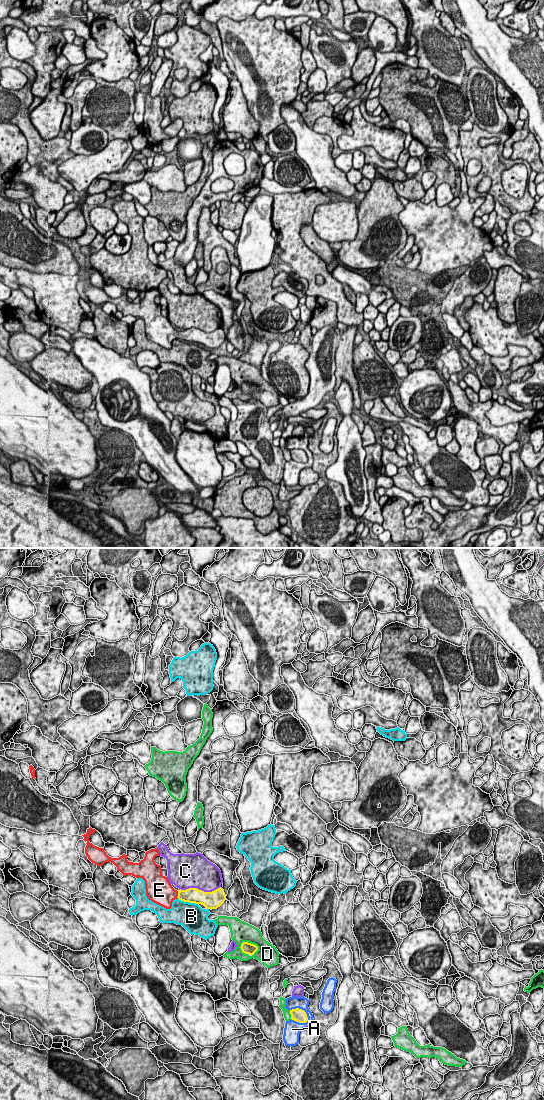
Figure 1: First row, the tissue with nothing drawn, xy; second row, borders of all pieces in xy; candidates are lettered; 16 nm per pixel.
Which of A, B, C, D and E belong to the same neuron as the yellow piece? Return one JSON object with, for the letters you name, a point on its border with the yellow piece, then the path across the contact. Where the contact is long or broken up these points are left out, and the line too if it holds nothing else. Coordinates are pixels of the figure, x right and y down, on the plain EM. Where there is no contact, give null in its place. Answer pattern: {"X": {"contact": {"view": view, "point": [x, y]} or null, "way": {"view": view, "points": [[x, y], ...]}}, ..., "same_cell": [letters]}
{"E": {"contact": {"view": "xy", "point": [178, 335]}, "way": {"view": "xy", "points": [[192, 335], [178, 335], [163, 334]]}}, "same_cell": ["E"]}

